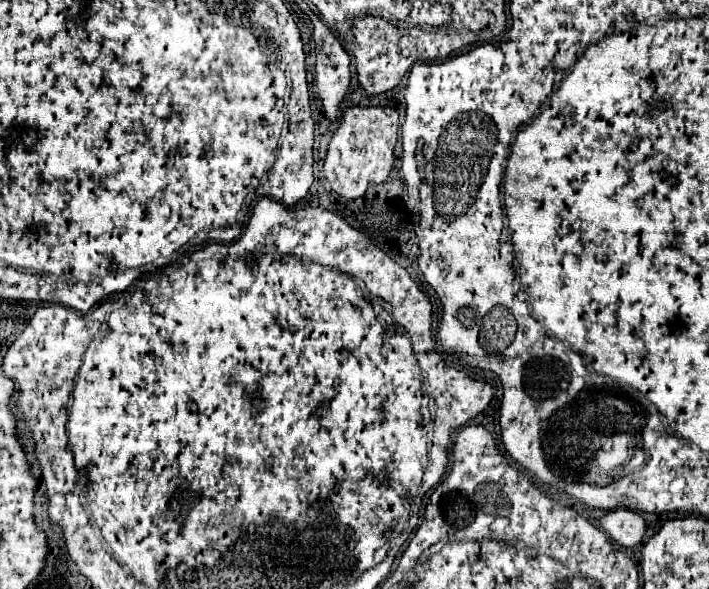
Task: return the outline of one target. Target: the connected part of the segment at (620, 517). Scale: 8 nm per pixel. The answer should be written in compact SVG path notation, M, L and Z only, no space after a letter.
M611 510L599 520L599 524L611 540L625 548L637 546L645 536L645 520L631 510Z

